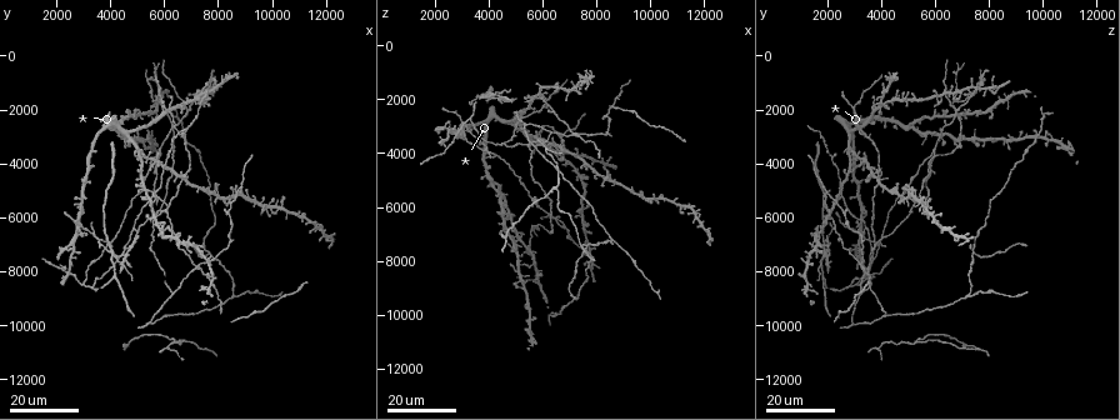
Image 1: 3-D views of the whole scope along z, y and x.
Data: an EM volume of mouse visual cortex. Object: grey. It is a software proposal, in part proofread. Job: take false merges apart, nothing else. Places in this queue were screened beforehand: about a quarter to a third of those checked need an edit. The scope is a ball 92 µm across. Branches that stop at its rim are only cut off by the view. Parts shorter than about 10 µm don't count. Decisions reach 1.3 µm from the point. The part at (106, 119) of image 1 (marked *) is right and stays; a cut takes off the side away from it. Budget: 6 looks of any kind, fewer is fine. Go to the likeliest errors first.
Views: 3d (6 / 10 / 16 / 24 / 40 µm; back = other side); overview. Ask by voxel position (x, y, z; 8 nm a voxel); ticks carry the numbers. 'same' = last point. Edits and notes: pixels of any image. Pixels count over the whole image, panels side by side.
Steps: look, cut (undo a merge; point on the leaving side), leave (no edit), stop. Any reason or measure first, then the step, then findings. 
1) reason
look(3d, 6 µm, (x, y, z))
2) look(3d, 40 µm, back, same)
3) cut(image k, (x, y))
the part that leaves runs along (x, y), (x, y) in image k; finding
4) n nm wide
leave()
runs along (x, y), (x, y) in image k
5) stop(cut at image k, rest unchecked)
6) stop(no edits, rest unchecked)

two arms in line, one across
look(3d, 16 µm, (6500, 10600, 5300))

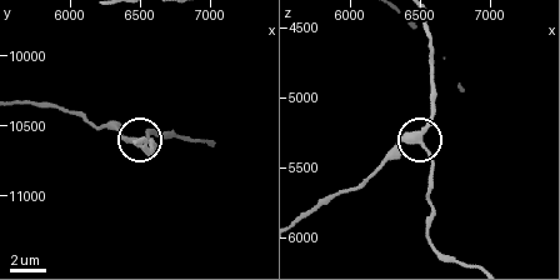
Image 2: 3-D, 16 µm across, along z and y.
look(3d, 10 µm, same)

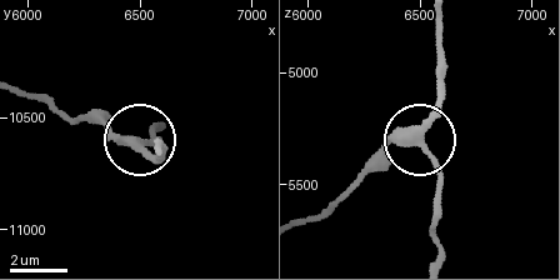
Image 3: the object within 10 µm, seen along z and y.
300 nm wide
leave()
continuous, no second cell

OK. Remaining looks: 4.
three-way junction
look(3d, 24 µm, (5700, 1700, 6600))

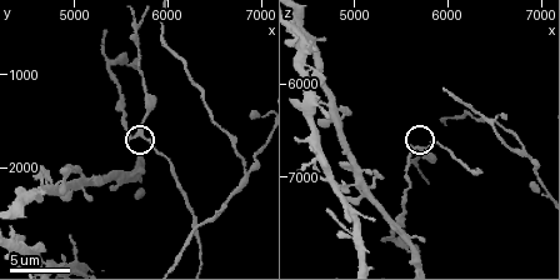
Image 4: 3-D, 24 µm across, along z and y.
look(3d, 6 µm, (5700, 1650, 6700))

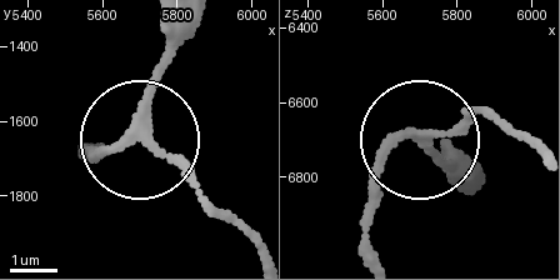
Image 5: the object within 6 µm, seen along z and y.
leave()
runs along (249, 236), (145, 141), (165, 21) in image 5; continuous, no second cell

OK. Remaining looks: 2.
branch point
look(3d, 24 µm, (8600, 8900, 7300))

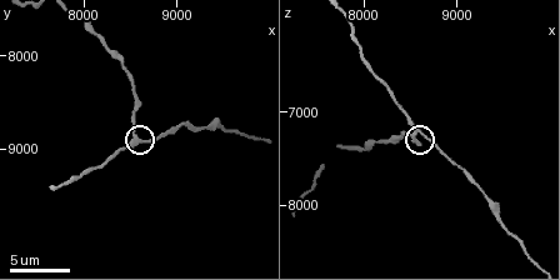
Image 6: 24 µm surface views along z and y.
look(3d, 6 µm, (8550, 8900, 7200))

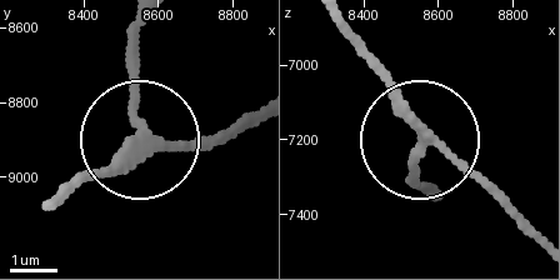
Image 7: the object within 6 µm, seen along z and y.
leave()
runs along (54, 198), (141, 138), (200, 146), (233, 134) in image 7; all the same cell

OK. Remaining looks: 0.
stop(no edits, rest unchecked)

